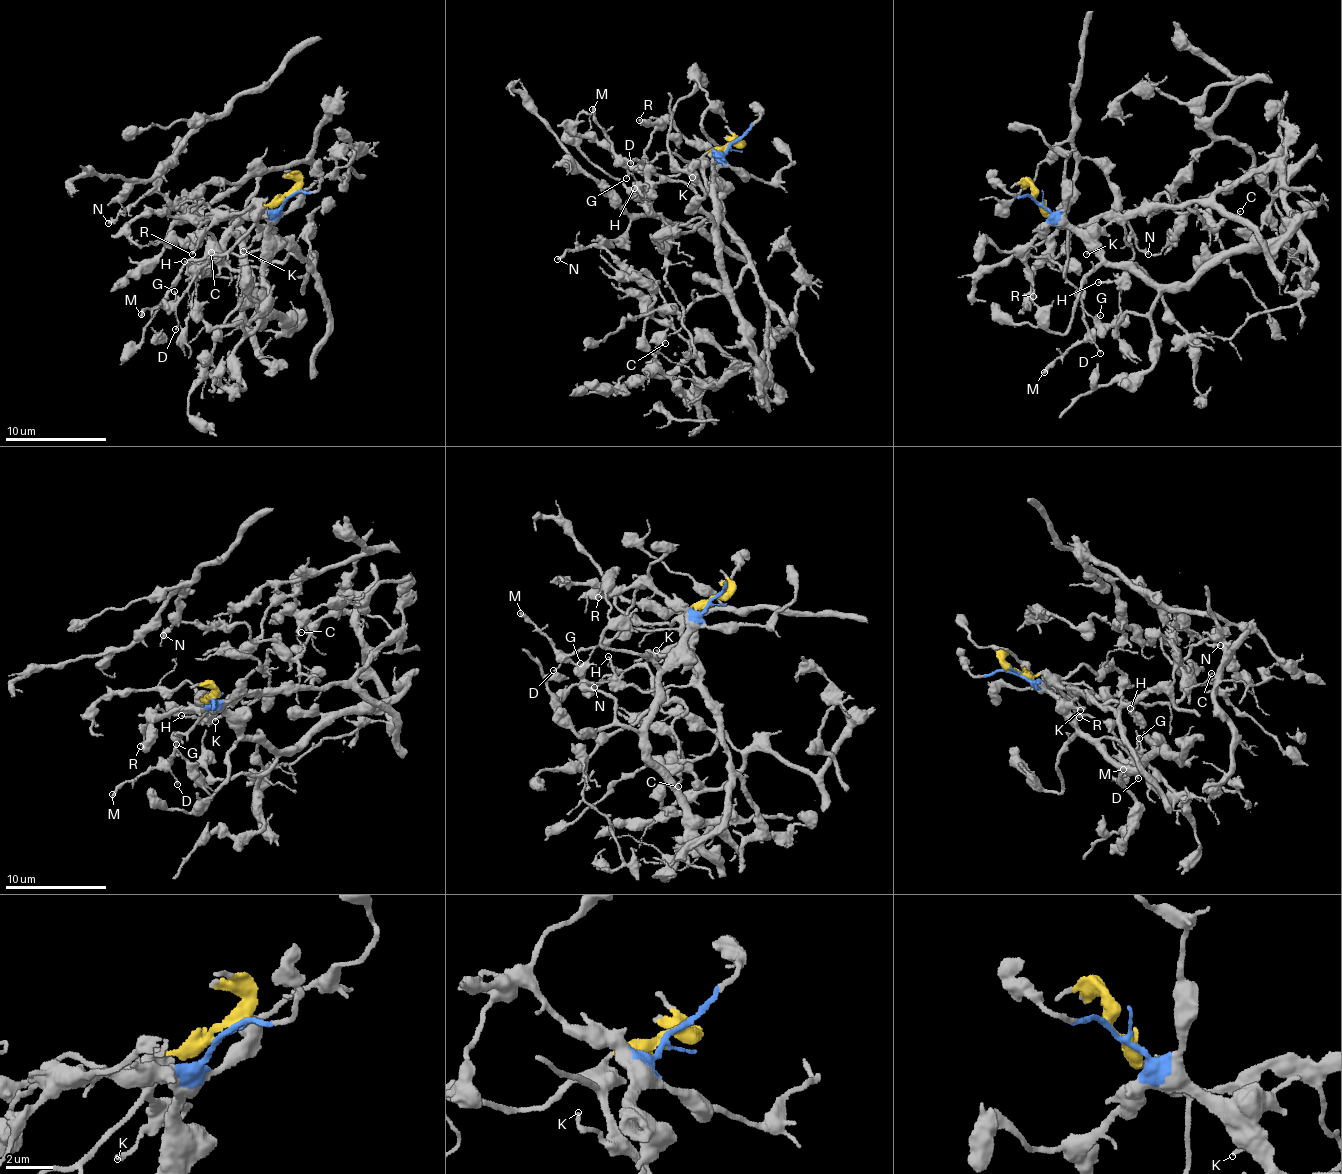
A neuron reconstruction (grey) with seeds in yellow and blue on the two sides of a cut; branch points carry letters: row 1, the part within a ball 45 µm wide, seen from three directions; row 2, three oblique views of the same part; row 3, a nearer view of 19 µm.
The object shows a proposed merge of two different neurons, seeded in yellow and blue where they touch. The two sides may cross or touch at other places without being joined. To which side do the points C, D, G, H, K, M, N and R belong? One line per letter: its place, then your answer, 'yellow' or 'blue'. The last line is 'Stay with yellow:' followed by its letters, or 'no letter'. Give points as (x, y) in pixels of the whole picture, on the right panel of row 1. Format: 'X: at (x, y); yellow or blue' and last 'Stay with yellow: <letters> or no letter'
C: at (1240, 211); yellow
D: at (1100, 353); yellow
G: at (1100, 315); yellow
H: at (1098, 282); yellow
K: at (1086, 254); yellow
M: at (1044, 372); yellow
N: at (1148, 254); yellow
R: at (1033, 296); blue
Stay with yellow: C, D, G, H, K, M, N

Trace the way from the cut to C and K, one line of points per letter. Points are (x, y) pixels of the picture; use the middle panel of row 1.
C: (730, 144), (703, 155), (703, 182), (748, 265), (733, 289), (690, 306), (666, 342)
K: (730, 144), (713, 147), (703, 155), (704, 189), (695, 184), (692, 178)

